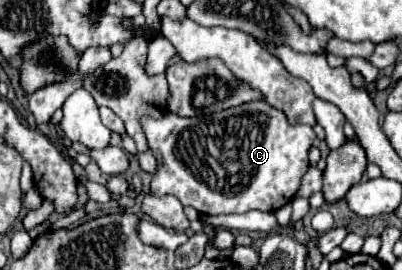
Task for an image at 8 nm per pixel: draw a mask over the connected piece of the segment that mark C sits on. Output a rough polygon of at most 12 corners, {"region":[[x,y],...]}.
{"region":[[266,101],[140,119],[152,195],[290,203],[316,139]]}

